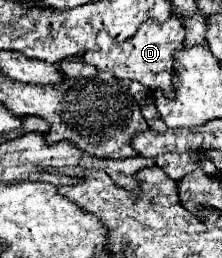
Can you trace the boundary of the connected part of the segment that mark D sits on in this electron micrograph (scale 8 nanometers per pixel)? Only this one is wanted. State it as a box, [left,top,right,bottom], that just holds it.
[82,16,184,92]

